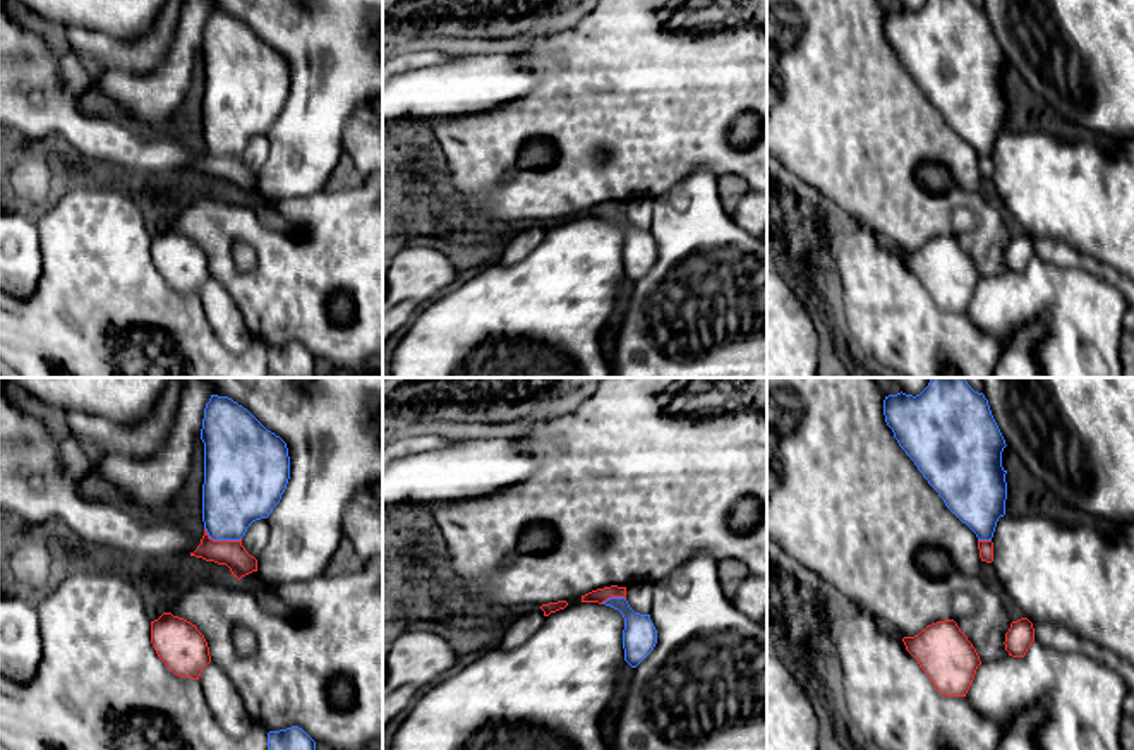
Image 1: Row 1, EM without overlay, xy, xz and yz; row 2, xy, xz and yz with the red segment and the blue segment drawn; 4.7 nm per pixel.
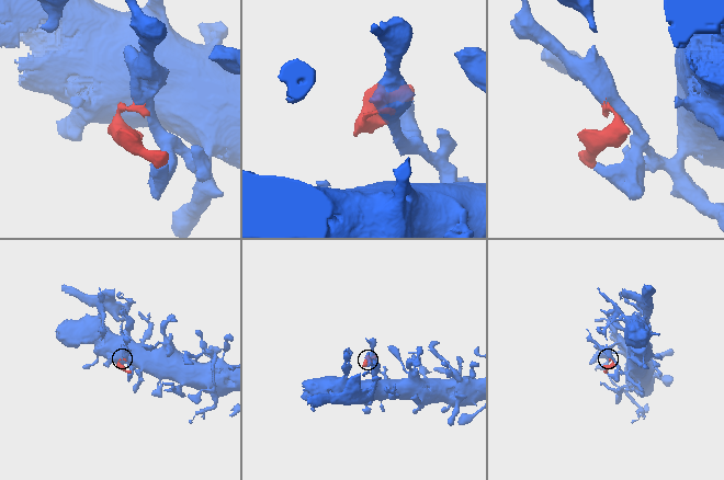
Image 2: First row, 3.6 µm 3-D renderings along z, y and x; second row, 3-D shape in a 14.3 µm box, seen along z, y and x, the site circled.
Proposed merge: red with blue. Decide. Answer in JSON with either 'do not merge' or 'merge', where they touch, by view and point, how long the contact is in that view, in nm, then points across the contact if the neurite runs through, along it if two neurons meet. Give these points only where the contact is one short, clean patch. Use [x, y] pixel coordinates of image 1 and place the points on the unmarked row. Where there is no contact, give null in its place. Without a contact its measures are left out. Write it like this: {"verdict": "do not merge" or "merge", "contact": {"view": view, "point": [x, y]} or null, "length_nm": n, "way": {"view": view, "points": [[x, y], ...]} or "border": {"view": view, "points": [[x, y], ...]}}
{"verdict": "do not merge", "contact": {"view": "xy", "point": [222, 157]}, "length_nm": 190}

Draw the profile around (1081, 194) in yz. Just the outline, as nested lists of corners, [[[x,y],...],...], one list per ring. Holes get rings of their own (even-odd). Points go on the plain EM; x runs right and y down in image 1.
[[[1045,129],[1004,130],[992,158],[993,185],[1024,233],[1072,245],[1134,281],[1134,139],[1113,141],[1113,149],[1108,151],[1089,136],[1067,142]]]

